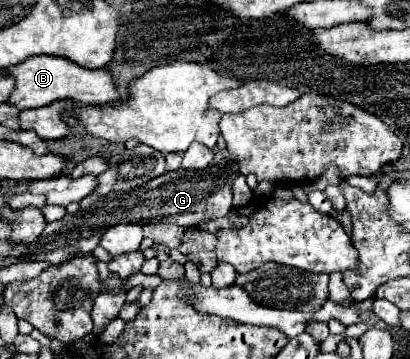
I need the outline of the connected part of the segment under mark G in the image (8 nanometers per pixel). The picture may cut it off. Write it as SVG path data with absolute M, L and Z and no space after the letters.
M226 149L216 151L212 163L206 169L176 169L166 171L160 177L150 179L146 185L130 189L126 193L108 193L106 197L90 195L80 203L80 209L70 215L66 213L60 221L50 223L50 233L42 235L44 245L48 245L48 255L42 253L42 261L50 265L66 263L76 253L92 253L106 233L108 227L118 223L174 223L180 227L192 227L208 219L224 217L232 209L232 183L238 177L238 161Z

